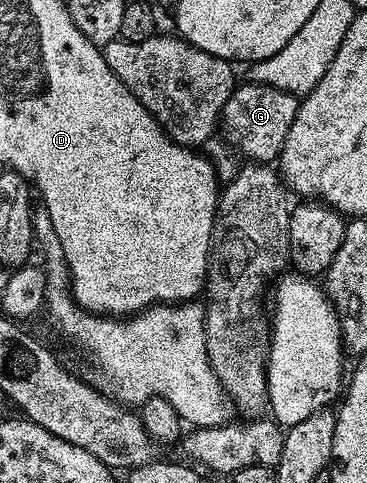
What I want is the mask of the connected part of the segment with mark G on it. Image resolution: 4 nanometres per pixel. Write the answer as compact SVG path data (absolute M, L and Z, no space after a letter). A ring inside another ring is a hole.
M238 84L227 99L221 112L220 132L242 158L253 163L276 162L283 151L283 143L287 143L291 123L295 123L298 94L284 93L266 85L244 84Z

